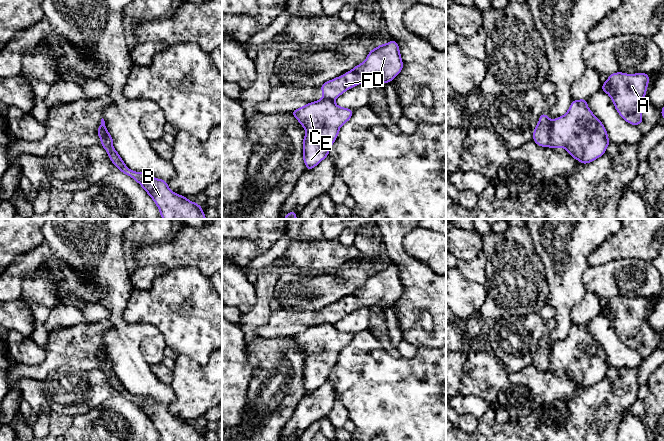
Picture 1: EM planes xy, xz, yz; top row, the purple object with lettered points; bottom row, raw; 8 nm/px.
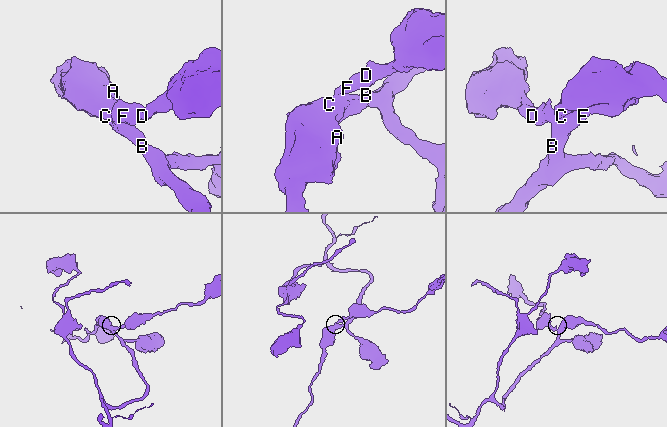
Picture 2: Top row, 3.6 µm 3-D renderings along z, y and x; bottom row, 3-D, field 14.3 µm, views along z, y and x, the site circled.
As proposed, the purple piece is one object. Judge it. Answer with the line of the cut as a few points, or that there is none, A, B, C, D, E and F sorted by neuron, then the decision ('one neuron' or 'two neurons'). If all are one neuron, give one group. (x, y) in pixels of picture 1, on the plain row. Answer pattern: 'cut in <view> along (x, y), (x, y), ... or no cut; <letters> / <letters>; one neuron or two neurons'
cut in yz along (551, 346), (549, 370); A B C E / D F; two neurons

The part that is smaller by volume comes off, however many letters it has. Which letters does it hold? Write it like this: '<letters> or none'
D, F

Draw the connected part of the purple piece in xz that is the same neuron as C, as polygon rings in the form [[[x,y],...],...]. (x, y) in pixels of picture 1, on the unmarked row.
[[[320,323],[291,337],[306,354],[303,384],[309,395],[329,379],[340,351],[350,344],[354,334],[337,330],[331,323]]]

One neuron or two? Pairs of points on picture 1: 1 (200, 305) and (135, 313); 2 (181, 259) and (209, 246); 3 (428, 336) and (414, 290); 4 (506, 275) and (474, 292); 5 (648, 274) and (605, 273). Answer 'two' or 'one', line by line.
1: one
2: one
3: one
4: two
5: one

